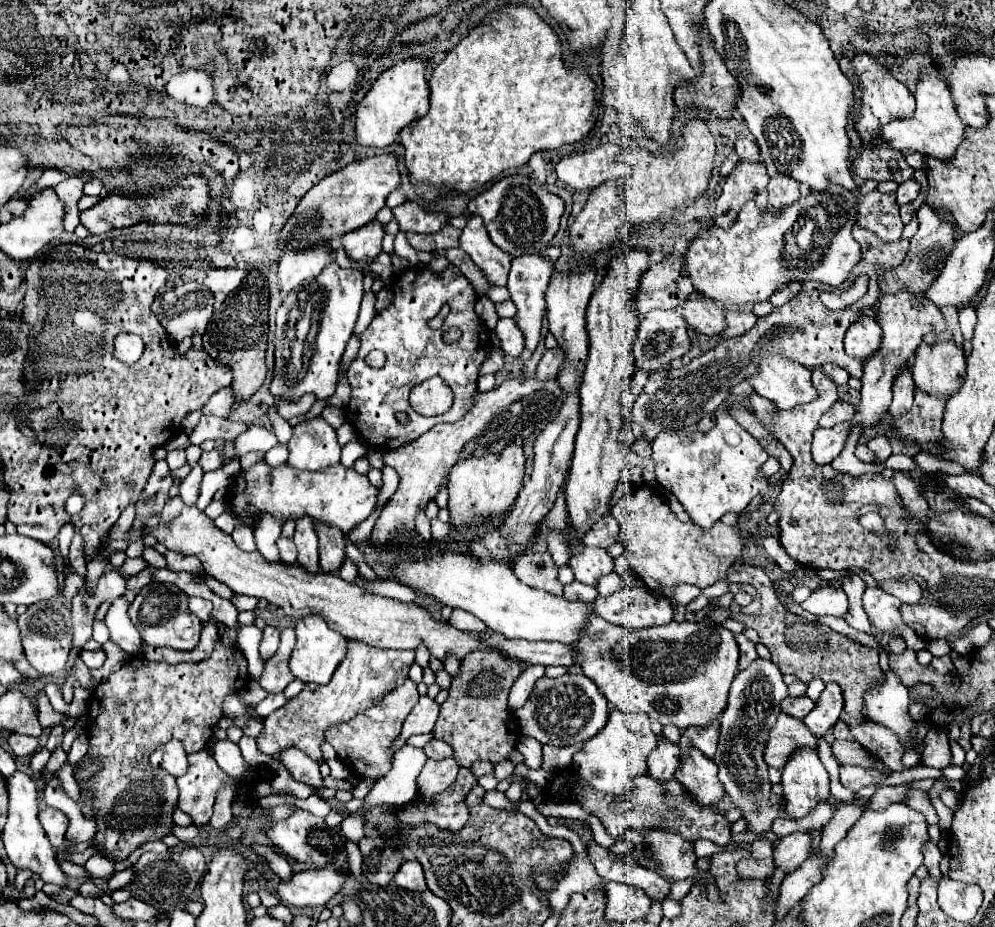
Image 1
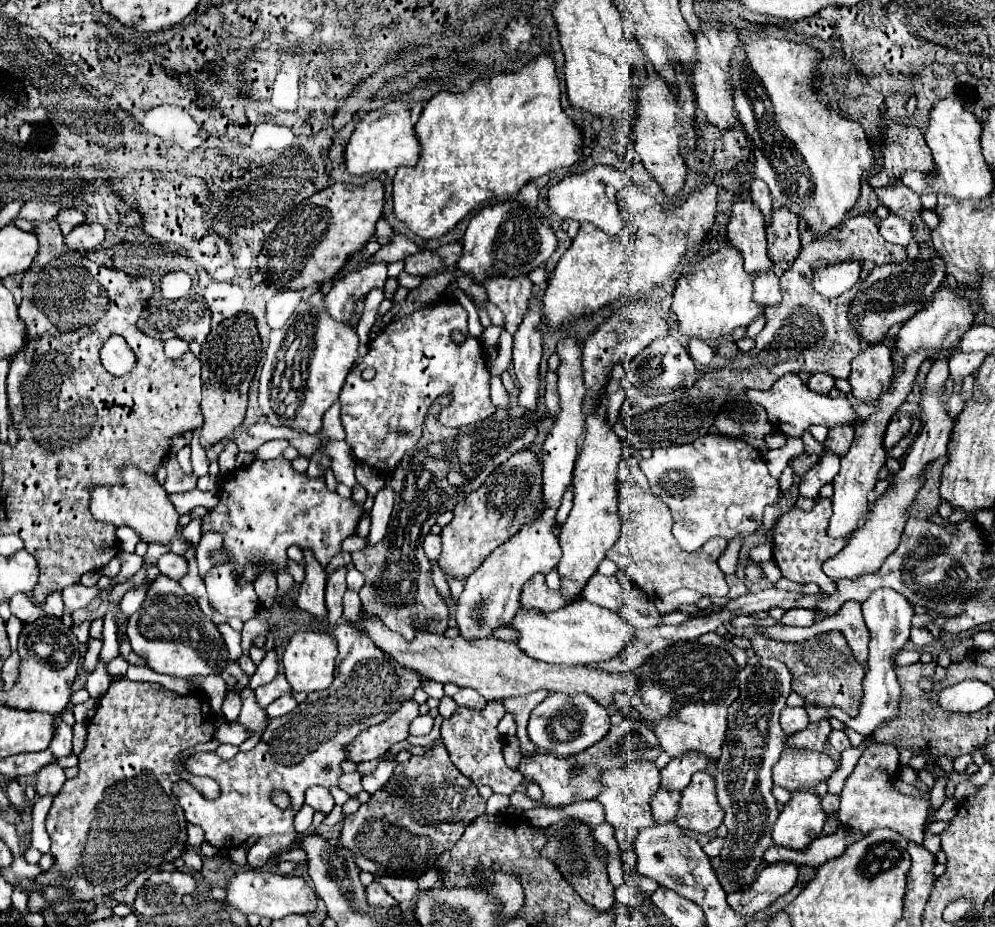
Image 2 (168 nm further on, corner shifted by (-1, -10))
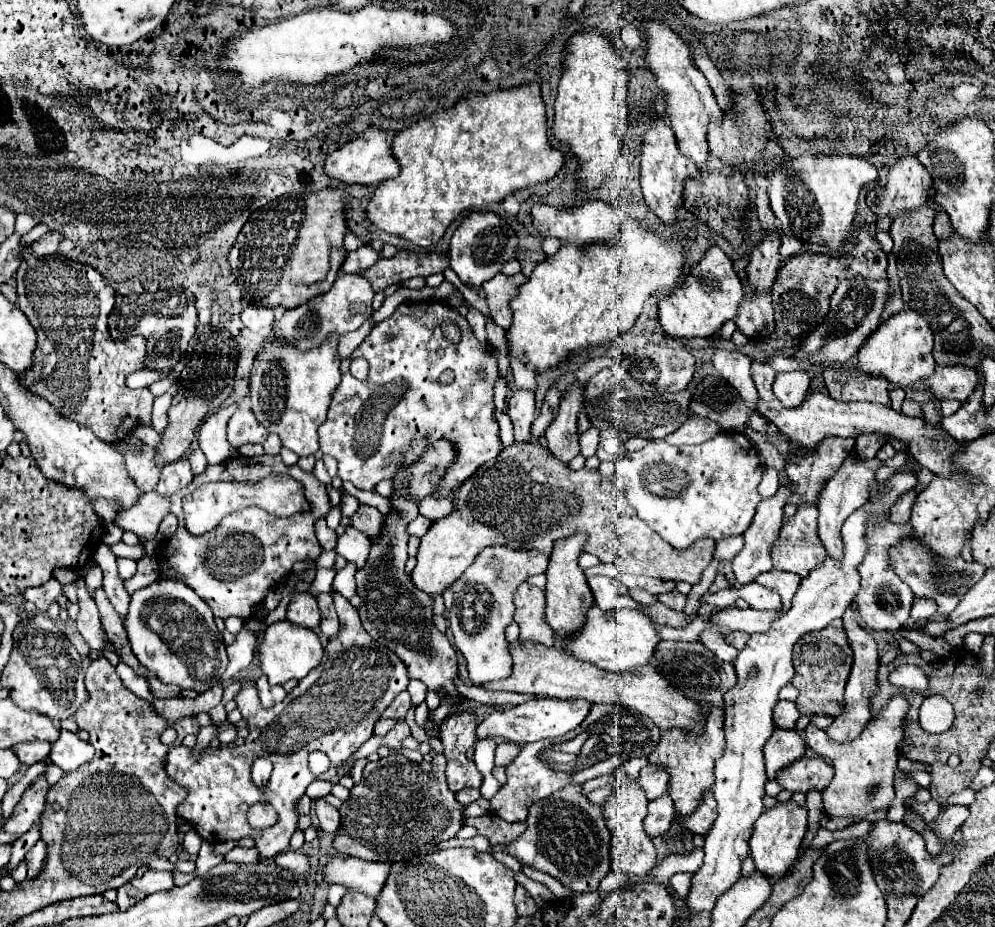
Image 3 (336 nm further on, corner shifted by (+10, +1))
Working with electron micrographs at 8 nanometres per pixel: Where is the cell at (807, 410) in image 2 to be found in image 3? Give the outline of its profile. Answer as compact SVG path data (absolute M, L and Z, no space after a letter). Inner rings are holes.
M754 359L752 361L752 379L756 383L758 389L758 401L756 401L756 411L766 417L770 423L774 423L782 435L802 443L802 445L816 445L820 443L820 439L828 437L828 435L836 435L836 437L858 437L862 433L872 433L872 431L880 431L884 435L902 439L908 449L914 453L916 461L930 469L934 475L940 477L954 477L954 479L964 479L964 475L956 473L956 469L952 467L950 455L958 449L958 443L946 433L940 431L934 425L928 425L924 419L920 417L906 417L904 413L896 413L890 405L878 405L878 403L844 403L844 401L836 401L832 399L828 393L810 393L806 395L806 399L802 401L800 407L788 409L784 407L778 397L772 391L772 383L776 379L776 371L774 367L764 361L764 359Z

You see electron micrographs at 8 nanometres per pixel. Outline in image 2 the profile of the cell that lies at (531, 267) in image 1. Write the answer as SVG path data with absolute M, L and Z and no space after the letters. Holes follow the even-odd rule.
M529 308L523 316L523 322L513 336L513 372L519 382L519 400L517 404L529 412L537 410L539 404L539 362L541 362L541 330L539 330L539 312Z

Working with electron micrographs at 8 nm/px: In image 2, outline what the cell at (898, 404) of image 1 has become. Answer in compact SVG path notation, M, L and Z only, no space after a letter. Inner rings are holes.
M897 414L891 418L889 426L887 426L887 432L883 436L883 446L885 450L891 450L911 428L911 416L909 414Z

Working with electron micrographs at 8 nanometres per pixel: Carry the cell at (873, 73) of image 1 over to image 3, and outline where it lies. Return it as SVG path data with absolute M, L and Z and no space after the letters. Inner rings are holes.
M906 153L900 155L890 167L888 167L888 177L884 181L884 187L872 189L866 195L866 203L870 205L870 209L876 215L888 215L888 217L896 217L898 213L904 211L912 211L918 209L920 205L924 205L930 199L930 191L932 189L932 177L930 173L924 169L924 165L918 161L916 153Z

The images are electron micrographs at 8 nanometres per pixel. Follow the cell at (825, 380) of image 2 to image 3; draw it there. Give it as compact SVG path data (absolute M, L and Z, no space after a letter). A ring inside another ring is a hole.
M790 371L776 375L774 393L784 407L798 407L810 387L812 375L808 371Z

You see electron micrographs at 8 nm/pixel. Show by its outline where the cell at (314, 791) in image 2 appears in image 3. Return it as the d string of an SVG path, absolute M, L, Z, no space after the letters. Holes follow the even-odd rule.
M324 797L314 799L314 805L316 805L316 815L318 815L318 821L320 821L320 829L324 833L334 835L338 831L338 825L340 825L340 813L338 813L338 809L334 809L332 805L328 805L324 801Z

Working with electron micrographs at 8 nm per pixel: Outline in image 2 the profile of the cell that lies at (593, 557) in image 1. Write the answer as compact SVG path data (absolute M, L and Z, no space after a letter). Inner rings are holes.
M595 574L585 590L583 590L583 598L597 604L597 606L603 606L603 608L609 608L609 610L621 610L625 606L625 598L623 598L623 588L619 586L617 578L615 576L601 576L601 574Z

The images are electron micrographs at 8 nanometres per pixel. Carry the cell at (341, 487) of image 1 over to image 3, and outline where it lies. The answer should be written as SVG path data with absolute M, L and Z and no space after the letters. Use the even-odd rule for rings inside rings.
M260 455L260 457L232 457L220 465L208 465L204 473L196 475L194 481L176 491L172 495L170 511L178 517L178 531L164 543L160 543L158 553L160 557L184 577L184 583L196 591L198 597L206 601L216 617L250 617L256 607L264 601L270 587L280 583L298 561L316 561L324 551L316 539L314 525L318 519L324 519L330 513L330 497L324 483L320 483L312 473L302 471L298 465L284 465L280 455ZM286 473L288 477L296 479L306 493L306 501L310 503L308 511L300 511L288 519L280 519L276 515L266 513L262 507L252 505L232 515L226 515L218 527L204 535L192 535L184 527L184 513L182 501L190 491L196 491L202 483L208 481L234 481L234 483L258 483L268 475Z

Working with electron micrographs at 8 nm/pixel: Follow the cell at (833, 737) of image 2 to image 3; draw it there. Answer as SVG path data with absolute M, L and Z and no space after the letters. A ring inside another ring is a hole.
M850 605L844 615L842 615L842 621L844 621L844 633L846 633L846 639L848 639L848 645L852 647L854 651L854 663L852 663L852 671L850 671L850 677L848 677L848 683L846 683L846 711L844 715L836 717L832 721L832 725L828 729L824 729L824 733L836 741L836 743L850 743L854 741L866 727L866 723L872 719L872 715L868 713L868 695L872 695L872 687L876 687L876 667L878 667L878 653L876 653L876 643L874 639L870 637L870 633L858 623L858 615L856 615L856 609L854 605Z

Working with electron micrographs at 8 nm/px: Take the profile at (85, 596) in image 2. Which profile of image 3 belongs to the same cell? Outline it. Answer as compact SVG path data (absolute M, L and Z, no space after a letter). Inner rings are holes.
M50 579L48 583L44 583L42 587L36 589L28 589L24 591L24 599L32 601L40 613L46 613L49 607L56 603L57 597L62 593L62 585L56 579Z

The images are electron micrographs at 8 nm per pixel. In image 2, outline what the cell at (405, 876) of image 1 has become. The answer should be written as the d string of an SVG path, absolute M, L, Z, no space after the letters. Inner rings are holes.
M383 876L383 878L375 878L375 882L379 882L383 888L387 888L387 894L391 894L397 902L409 902L417 894L417 880L413 880L413 878Z

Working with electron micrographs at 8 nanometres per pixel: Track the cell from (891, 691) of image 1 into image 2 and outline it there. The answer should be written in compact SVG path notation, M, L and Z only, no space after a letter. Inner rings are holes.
M879 588L875 592L869 594L867 600L863 600L861 604L863 608L863 618L865 624L871 632L871 642L869 642L869 672L863 680L863 702L861 702L861 710L857 718L847 718L845 712L831 708L829 714L839 718L845 726L857 730L863 736L871 736L873 730L883 724L893 720L899 714L897 702L901 696L901 688L891 664L891 656L895 652L899 652L903 648L903 644L909 640L909 630L911 630L911 618L913 618L913 606L911 602L907 602L907 598L903 598L903 594L899 594L897 590L891 588Z

